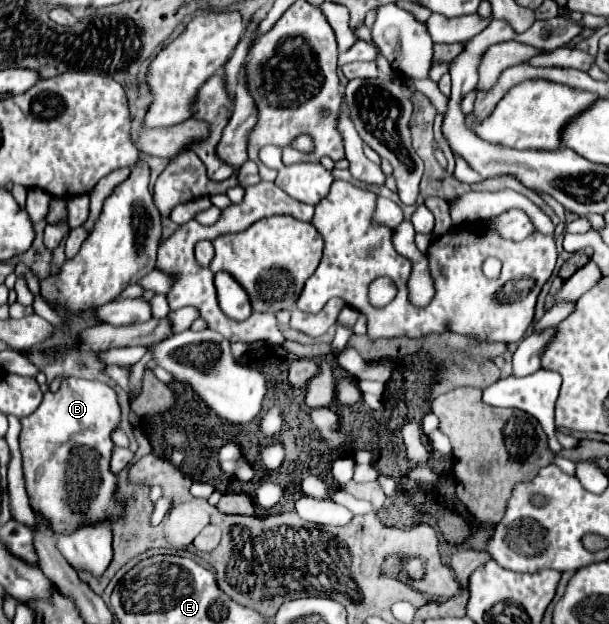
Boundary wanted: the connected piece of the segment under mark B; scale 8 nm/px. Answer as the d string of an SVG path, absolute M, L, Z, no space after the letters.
M64 377L56 393L46 393L40 407L22 419L20 451L26 477L26 491L30 505L38 509L46 521L50 521L54 533L70 533L72 529L106 519L108 515L122 513L122 507L114 501L116 475L110 471L112 439L110 433L120 425L120 405L116 393L100 381L84 381L75 377Z

